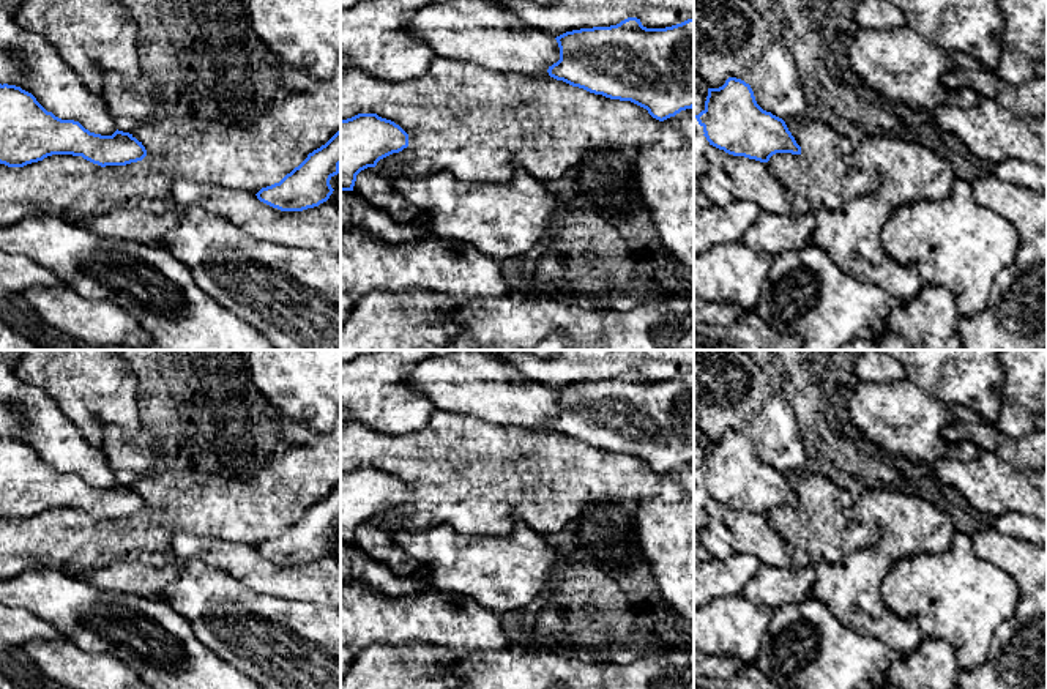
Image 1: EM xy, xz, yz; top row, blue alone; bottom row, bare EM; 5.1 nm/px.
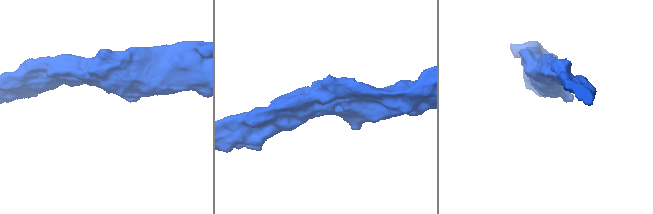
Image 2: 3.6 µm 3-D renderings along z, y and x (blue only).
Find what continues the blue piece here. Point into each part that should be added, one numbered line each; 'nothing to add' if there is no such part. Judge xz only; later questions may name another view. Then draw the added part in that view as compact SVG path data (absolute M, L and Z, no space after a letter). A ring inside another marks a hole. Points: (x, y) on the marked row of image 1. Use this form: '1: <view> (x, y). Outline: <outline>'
nothing to add

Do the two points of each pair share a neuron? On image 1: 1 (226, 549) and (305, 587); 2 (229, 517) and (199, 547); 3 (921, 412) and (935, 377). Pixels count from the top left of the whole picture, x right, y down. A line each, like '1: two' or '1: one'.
1: one
2: two
3: two

